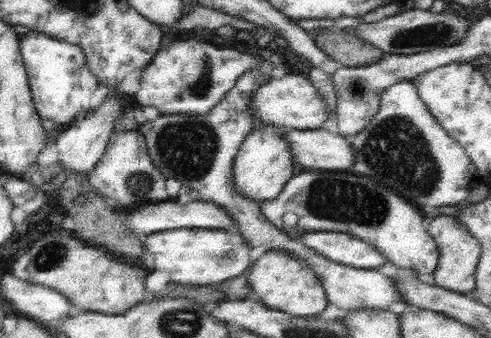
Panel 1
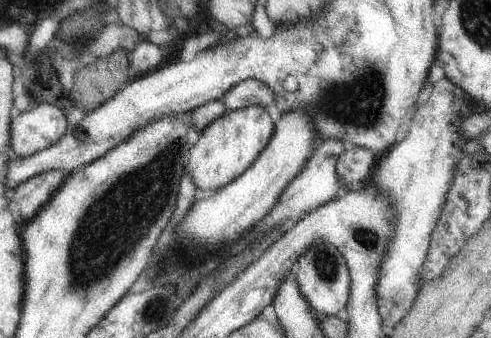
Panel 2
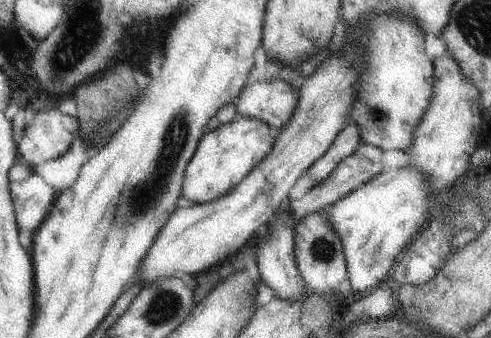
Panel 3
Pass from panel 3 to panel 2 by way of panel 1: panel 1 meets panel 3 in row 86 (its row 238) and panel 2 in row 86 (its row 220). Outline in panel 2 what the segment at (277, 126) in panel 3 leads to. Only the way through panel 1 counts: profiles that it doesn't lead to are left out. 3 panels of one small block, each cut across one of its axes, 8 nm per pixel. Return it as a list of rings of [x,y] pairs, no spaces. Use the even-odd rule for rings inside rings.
[[[243,80],[235,84],[231,90],[227,90],[219,100],[227,106],[227,112],[233,112],[233,110],[249,108],[249,106],[267,108],[275,102],[275,96],[267,84],[259,80]]]

